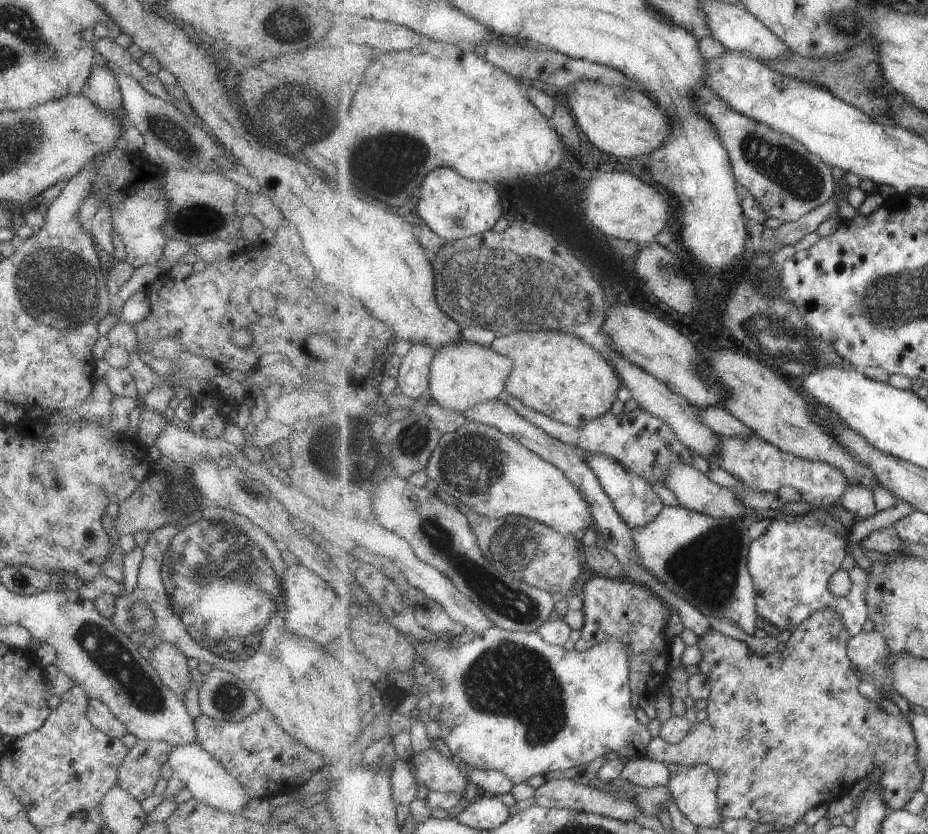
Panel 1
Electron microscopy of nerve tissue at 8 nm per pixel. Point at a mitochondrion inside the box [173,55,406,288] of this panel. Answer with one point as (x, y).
(290, 116)

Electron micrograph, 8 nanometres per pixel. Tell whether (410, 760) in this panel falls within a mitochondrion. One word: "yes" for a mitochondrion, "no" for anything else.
no

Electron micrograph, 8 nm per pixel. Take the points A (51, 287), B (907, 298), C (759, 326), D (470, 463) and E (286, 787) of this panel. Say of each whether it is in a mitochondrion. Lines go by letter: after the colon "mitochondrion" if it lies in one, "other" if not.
A: mitochondrion
B: mitochondrion
C: mitochondrion
D: mitochondrion
E: other

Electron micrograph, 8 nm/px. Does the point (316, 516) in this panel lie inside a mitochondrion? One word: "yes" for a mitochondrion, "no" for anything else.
no

